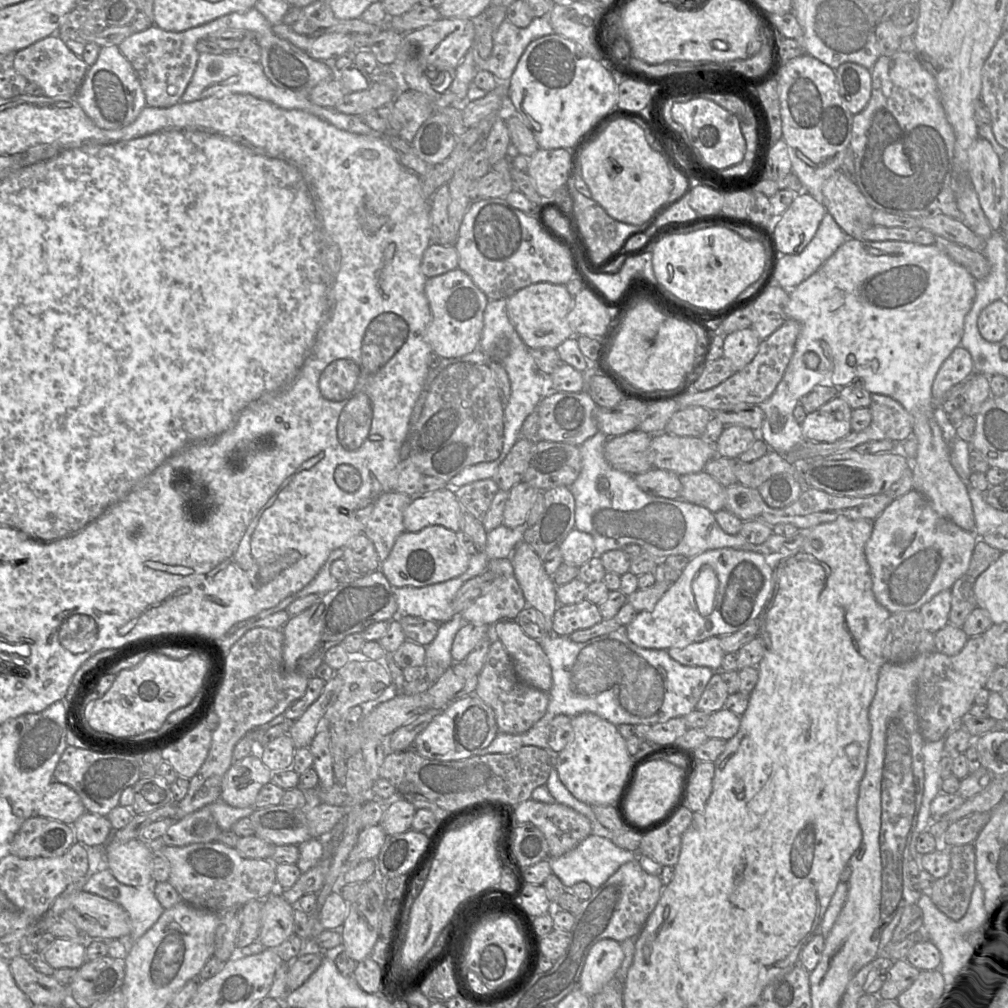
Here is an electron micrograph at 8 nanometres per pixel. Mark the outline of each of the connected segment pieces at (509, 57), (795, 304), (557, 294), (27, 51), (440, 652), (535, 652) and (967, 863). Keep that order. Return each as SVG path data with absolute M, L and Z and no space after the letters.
M536 17L525 28L519 28L507 18L493 31L493 49L489 58L482 59L474 46L476 72L491 72L499 82L508 82L527 46L554 29L546 17Z
M848 238L815 273L789 291L790 298L786 307L786 314L788 318L797 320L801 324L801 331L783 378L773 394L759 404L764 412L764 420L758 430L759 437L767 443L770 449L780 454L787 453L804 439L801 424L795 420L793 414L795 406L800 403L800 399L803 396L809 393L816 385L843 388L854 381L861 381L871 394L881 394L893 398L914 418L913 434L917 438L918 449L917 455L912 461L913 490L923 494L940 516L952 521L965 531L974 532L975 519L967 488L951 463L950 445L947 443L946 434L944 434L934 417L935 407L933 404L932 385L944 361L952 354L955 348L960 346L964 332L964 320L976 296L975 281L976 279L966 268L954 262L935 244L919 245L913 242L891 240L875 242Z
M548 282L526 286L506 299L508 318L528 348L556 348L566 339L575 336L567 320L573 304L565 285Z
M57 34L38 40L28 47L15 52L7 61L29 82L38 84L44 96L75 96L89 66L82 57L74 54Z
M455 615L449 621L440 624L435 639L425 646L427 677L437 681L454 663L451 648L458 630L465 624L461 615Z
M501 620L494 626L498 640L511 656L517 677L548 693L552 687L552 670L540 642L527 636L515 620Z
M973 843L947 847L949 872L934 880L928 893L935 906L953 920L967 912L976 879L976 854Z

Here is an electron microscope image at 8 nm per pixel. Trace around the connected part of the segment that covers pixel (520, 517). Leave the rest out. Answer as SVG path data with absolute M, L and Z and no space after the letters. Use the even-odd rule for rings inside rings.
M520 481L510 491L503 511L502 524L515 528L526 524L528 513L536 499L538 491L530 484Z

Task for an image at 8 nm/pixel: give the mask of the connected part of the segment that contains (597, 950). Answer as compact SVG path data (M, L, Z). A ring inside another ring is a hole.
M602 939L595 943L580 976L581 991L593 998L615 977L623 960L624 951L617 941Z

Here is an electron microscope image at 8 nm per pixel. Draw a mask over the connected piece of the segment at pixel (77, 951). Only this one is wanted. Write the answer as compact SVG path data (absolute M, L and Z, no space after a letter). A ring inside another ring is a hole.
M56 938L42 953L44 960L55 970L79 969L86 962L87 939Z

